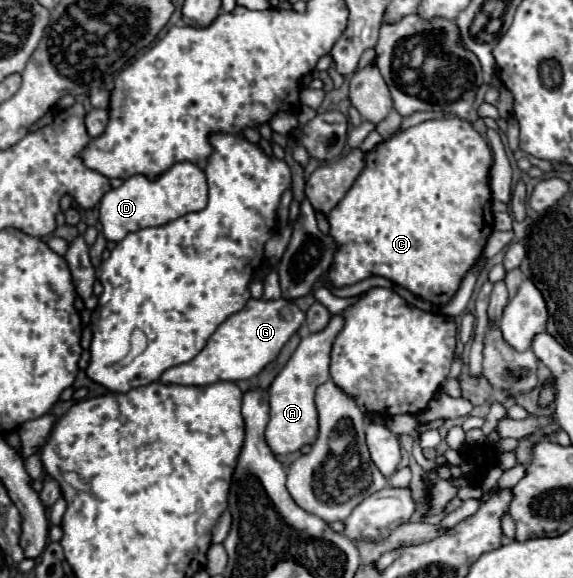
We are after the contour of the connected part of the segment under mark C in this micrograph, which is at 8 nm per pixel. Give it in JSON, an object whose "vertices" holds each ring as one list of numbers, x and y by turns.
{"vertices":[[441,118,441,120,427,120,421,122,417,126,411,126,395,136,391,136,389,140,383,140,379,146,375,146,371,152,365,154,365,168,359,174,359,178,355,180,355,184,351,186,351,190,345,194,345,198,331,210,329,214,329,226,331,226,331,236,335,240,335,244,339,244,339,252,335,252,335,260,329,268,329,278,333,282,335,288,343,288,343,286,351,286,357,284,369,276,383,276,389,278,393,284,399,284,407,290,411,290,413,294,421,296,423,300,435,304,435,306,445,306,453,294,459,288,461,278,467,274,467,270,477,262,477,258,481,256,485,242,493,230,493,212,491,212,491,188,489,188,489,164,493,162,493,154,489,144,485,142,485,138,467,122,467,120,459,120,459,118]]}

